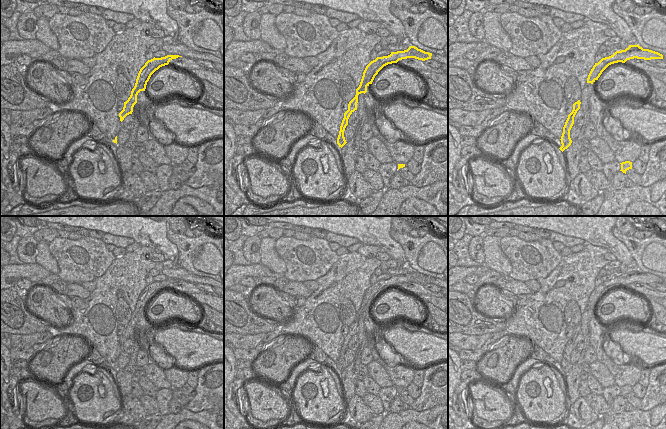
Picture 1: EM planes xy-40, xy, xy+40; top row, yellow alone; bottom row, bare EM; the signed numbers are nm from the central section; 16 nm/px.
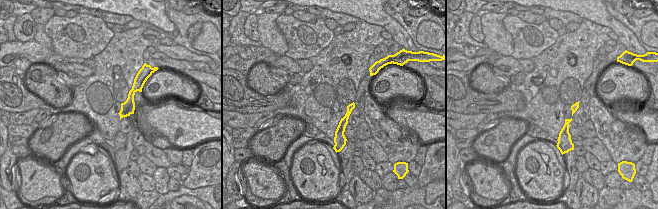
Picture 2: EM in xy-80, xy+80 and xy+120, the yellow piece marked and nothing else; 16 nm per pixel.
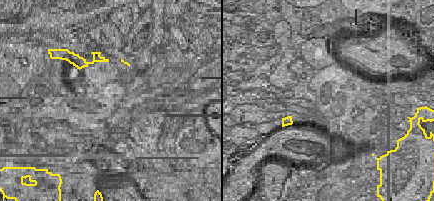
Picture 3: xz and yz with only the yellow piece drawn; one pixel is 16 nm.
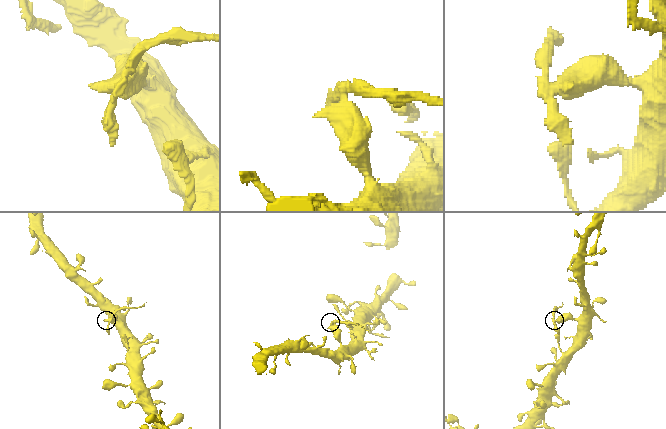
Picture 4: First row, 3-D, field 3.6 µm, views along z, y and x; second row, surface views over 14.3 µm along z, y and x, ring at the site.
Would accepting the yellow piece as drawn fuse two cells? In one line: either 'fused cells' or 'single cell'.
single cell

